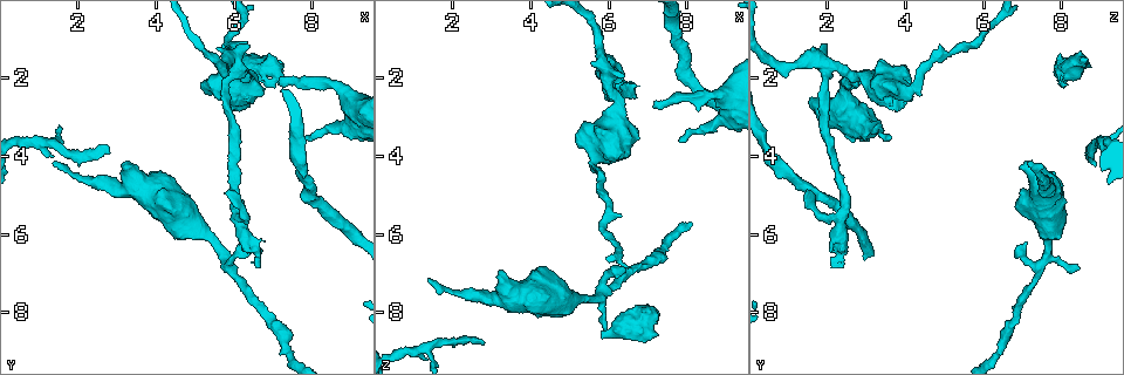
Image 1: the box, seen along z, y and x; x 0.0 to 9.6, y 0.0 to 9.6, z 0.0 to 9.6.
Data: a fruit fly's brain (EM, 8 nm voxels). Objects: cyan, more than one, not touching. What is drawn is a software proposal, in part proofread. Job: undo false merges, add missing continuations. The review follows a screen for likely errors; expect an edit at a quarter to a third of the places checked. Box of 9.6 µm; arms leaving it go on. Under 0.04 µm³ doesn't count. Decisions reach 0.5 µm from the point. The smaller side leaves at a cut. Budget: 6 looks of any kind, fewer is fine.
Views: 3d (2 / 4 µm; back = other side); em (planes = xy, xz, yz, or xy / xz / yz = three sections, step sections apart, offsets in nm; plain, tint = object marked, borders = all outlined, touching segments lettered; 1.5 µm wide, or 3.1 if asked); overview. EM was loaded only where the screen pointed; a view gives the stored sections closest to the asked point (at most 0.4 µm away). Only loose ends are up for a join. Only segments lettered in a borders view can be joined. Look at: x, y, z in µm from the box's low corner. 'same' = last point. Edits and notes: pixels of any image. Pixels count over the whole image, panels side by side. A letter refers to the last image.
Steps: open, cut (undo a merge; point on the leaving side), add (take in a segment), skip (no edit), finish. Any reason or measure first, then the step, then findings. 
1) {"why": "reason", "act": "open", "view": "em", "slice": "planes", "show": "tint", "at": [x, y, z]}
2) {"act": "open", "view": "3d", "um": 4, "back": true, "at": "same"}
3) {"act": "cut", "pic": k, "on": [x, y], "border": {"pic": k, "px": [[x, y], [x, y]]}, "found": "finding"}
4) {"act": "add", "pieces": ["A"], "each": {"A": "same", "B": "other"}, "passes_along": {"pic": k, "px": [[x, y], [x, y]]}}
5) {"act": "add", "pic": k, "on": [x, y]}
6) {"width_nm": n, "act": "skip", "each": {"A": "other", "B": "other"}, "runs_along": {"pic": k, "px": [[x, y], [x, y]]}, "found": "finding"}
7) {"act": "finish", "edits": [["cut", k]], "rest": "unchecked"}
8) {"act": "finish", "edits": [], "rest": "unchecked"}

{"why": "free end", "act": "open", "view": "3d", "um": 4, "at": [2.80, 3.80, 8.85]}

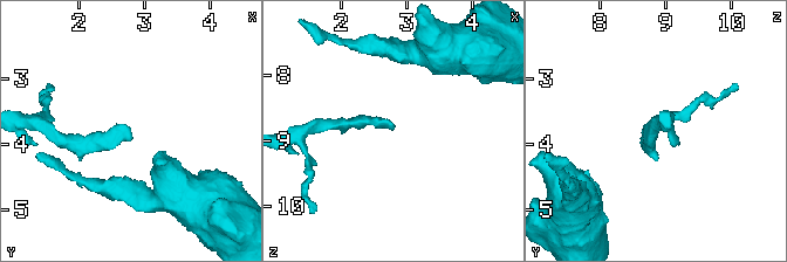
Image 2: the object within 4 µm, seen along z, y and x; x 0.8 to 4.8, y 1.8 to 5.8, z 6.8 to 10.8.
{"why": "now the EM", "act": "open", "view": "em", "slice": "xz", "step": 8, "show": "tint", "at": [2.80, 3.80, 8.80]}

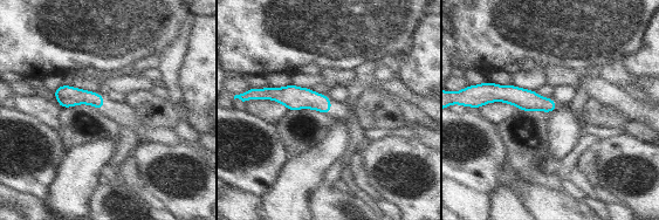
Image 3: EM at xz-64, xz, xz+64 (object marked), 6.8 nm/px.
{"why": "see the neighbours", "act": "open", "view": "em", "slice": "xz", "step": 8, "show": "borders", "at": "same"}

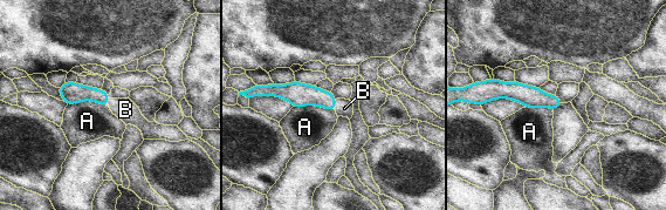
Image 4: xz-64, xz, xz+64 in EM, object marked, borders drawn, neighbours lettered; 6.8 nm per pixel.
{"act": "add", "pieces": ["B"], "each": {"A": "other", "B": "same"}, "passes_along": {"pic": 4, "px": [[301, 94], [335, 104], [344, 108]]}, "found": "the cell continues"}

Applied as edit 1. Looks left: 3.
{"why": "redraw", "act": "open", "view": "overview"}

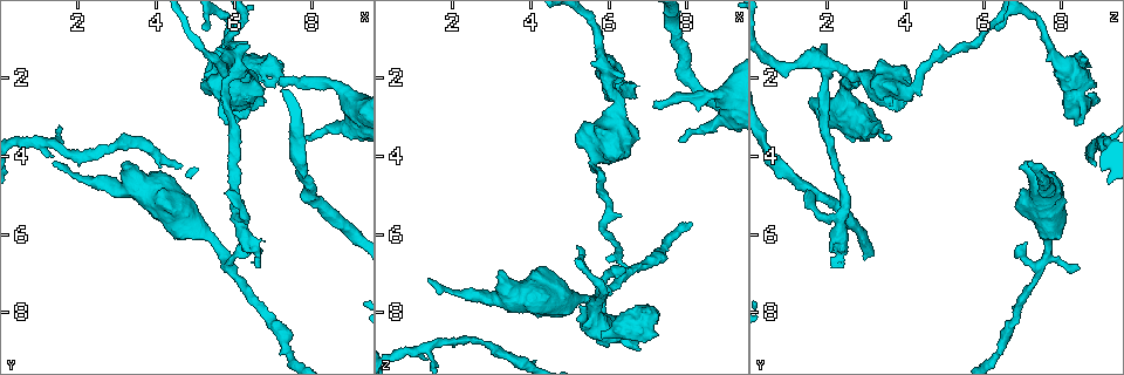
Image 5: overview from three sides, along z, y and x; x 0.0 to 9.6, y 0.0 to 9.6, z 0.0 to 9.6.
{"why": "sharp bend", "act": "open", "view": "em", "slice": "planes", "show": "plain", "at": [5.95, 1.70, 2.05]}

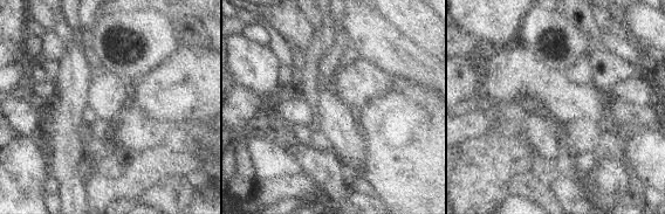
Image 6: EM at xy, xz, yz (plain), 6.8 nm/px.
{"act": "open", "view": "em", "slice": "planes", "show": "borders", "at": "same"}

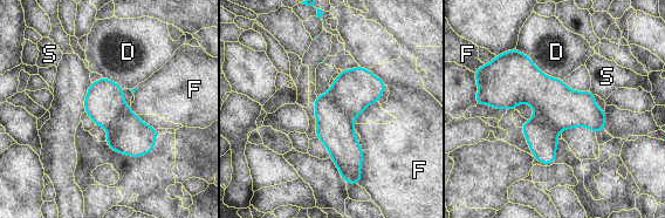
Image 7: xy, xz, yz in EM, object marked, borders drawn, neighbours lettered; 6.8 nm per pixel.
{"act": "cut", "pic": 7, "on": [352, 90], "each": {"D": "other", "F": "other", "S": "other"}, "border": {"pic": 7, "px": [[327, 93], [352, 120]]}, "found": "a second cell is stuck on"}

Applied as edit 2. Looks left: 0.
{"act": "finish", "edits": [["add", 4], ["cut", 7]], "rest": "unchecked"}

